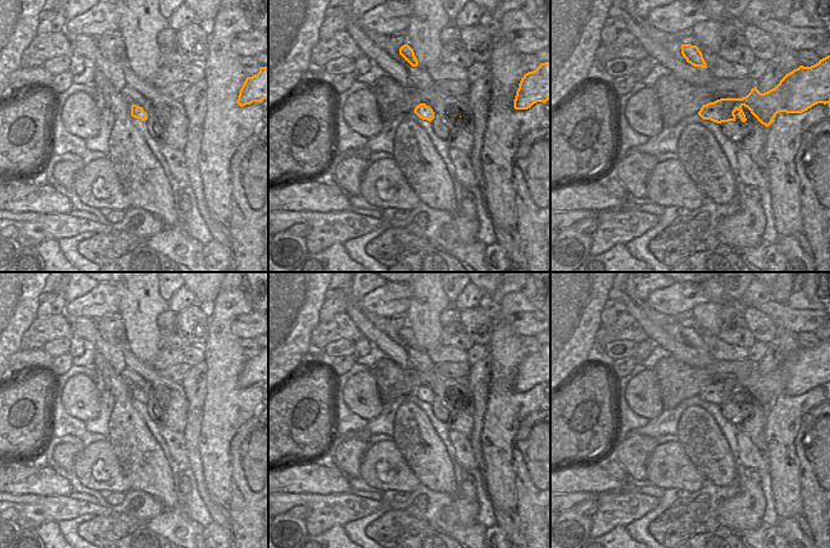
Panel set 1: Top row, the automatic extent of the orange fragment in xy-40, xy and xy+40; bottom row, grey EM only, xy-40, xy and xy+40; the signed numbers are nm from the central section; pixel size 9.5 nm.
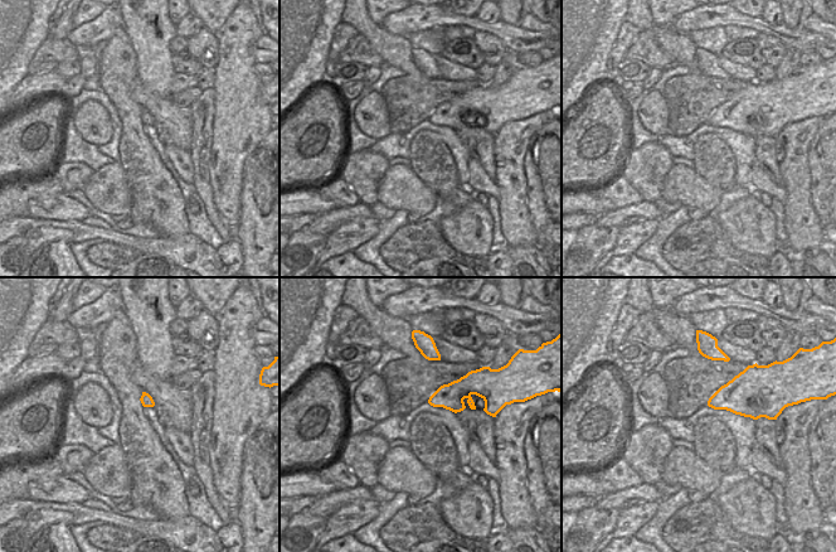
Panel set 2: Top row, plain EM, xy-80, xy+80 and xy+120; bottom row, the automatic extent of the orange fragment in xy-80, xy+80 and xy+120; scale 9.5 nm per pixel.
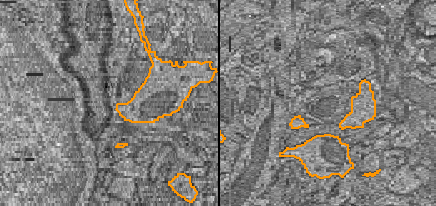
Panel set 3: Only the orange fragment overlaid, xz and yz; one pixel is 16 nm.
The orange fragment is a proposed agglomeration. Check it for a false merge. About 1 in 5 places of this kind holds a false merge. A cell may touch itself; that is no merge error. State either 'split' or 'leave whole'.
leave whole

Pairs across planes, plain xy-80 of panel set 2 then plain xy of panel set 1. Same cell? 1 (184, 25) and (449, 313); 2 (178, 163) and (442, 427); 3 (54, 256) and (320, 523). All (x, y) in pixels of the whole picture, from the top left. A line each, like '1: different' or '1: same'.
1: different
2: different
3: different

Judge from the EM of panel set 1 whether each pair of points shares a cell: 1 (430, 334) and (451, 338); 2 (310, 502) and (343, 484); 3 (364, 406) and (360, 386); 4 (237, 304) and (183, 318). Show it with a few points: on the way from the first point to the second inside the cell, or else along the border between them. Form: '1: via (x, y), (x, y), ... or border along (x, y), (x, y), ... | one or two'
1: border along (442, 328), (440, 344) | two
2: border along (352, 490), (331, 491), (328, 494), (295, 493) | two
3: via (365, 401), (367, 398), (360, 391) | one
4: border along (204, 311), (207, 318), (207, 340) | two

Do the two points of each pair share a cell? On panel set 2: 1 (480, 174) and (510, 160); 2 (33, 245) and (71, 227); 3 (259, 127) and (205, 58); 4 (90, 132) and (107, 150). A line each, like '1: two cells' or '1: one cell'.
1: two cells
2: one cell
3: two cells
4: two cells

